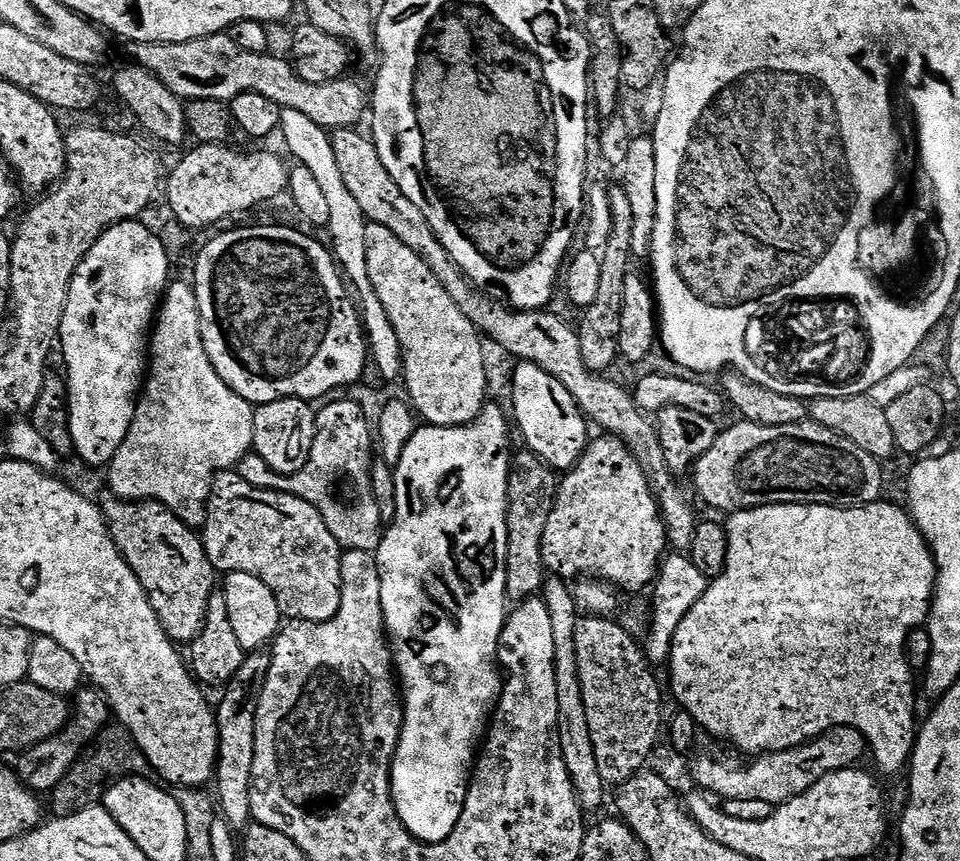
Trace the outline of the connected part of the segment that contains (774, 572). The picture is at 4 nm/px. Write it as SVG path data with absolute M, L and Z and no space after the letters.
M884 503L863 504L861 508L835 508L829 504L767 504L761 508L747 508L741 512L733 512L727 517L728 549L726 550L726 566L722 570L722 574L709 583L706 594L702 594L702 598L698 598L698 602L694 602L690 614L686 614L686 618L682 618L682 626L678 626L678 634L674 634L672 655L669 656L667 662L667 667L672 668L672 692L676 695L677 702L680 703L679 707L683 711L689 712L696 725L703 731L705 728L710 735L717 736L720 740L729 740L738 751L749 752L749 757L755 758L761 754L790 750L794 746L805 744L808 740L816 739L816 737L832 728L856 728L868 739L870 756L876 759L877 766L886 775L892 776L895 772L900 771L903 773L909 767L918 731L918 719L916 720L916 692L918 696L918 688L917 685L916 688L912 685L914 669L908 664L904 647L908 641L908 635L917 631L927 621L928 614L932 611L932 594L936 591L936 559L932 557L932 550L929 548L928 543L925 542L923 534L916 528L911 515L901 505L900 509L896 504Z

